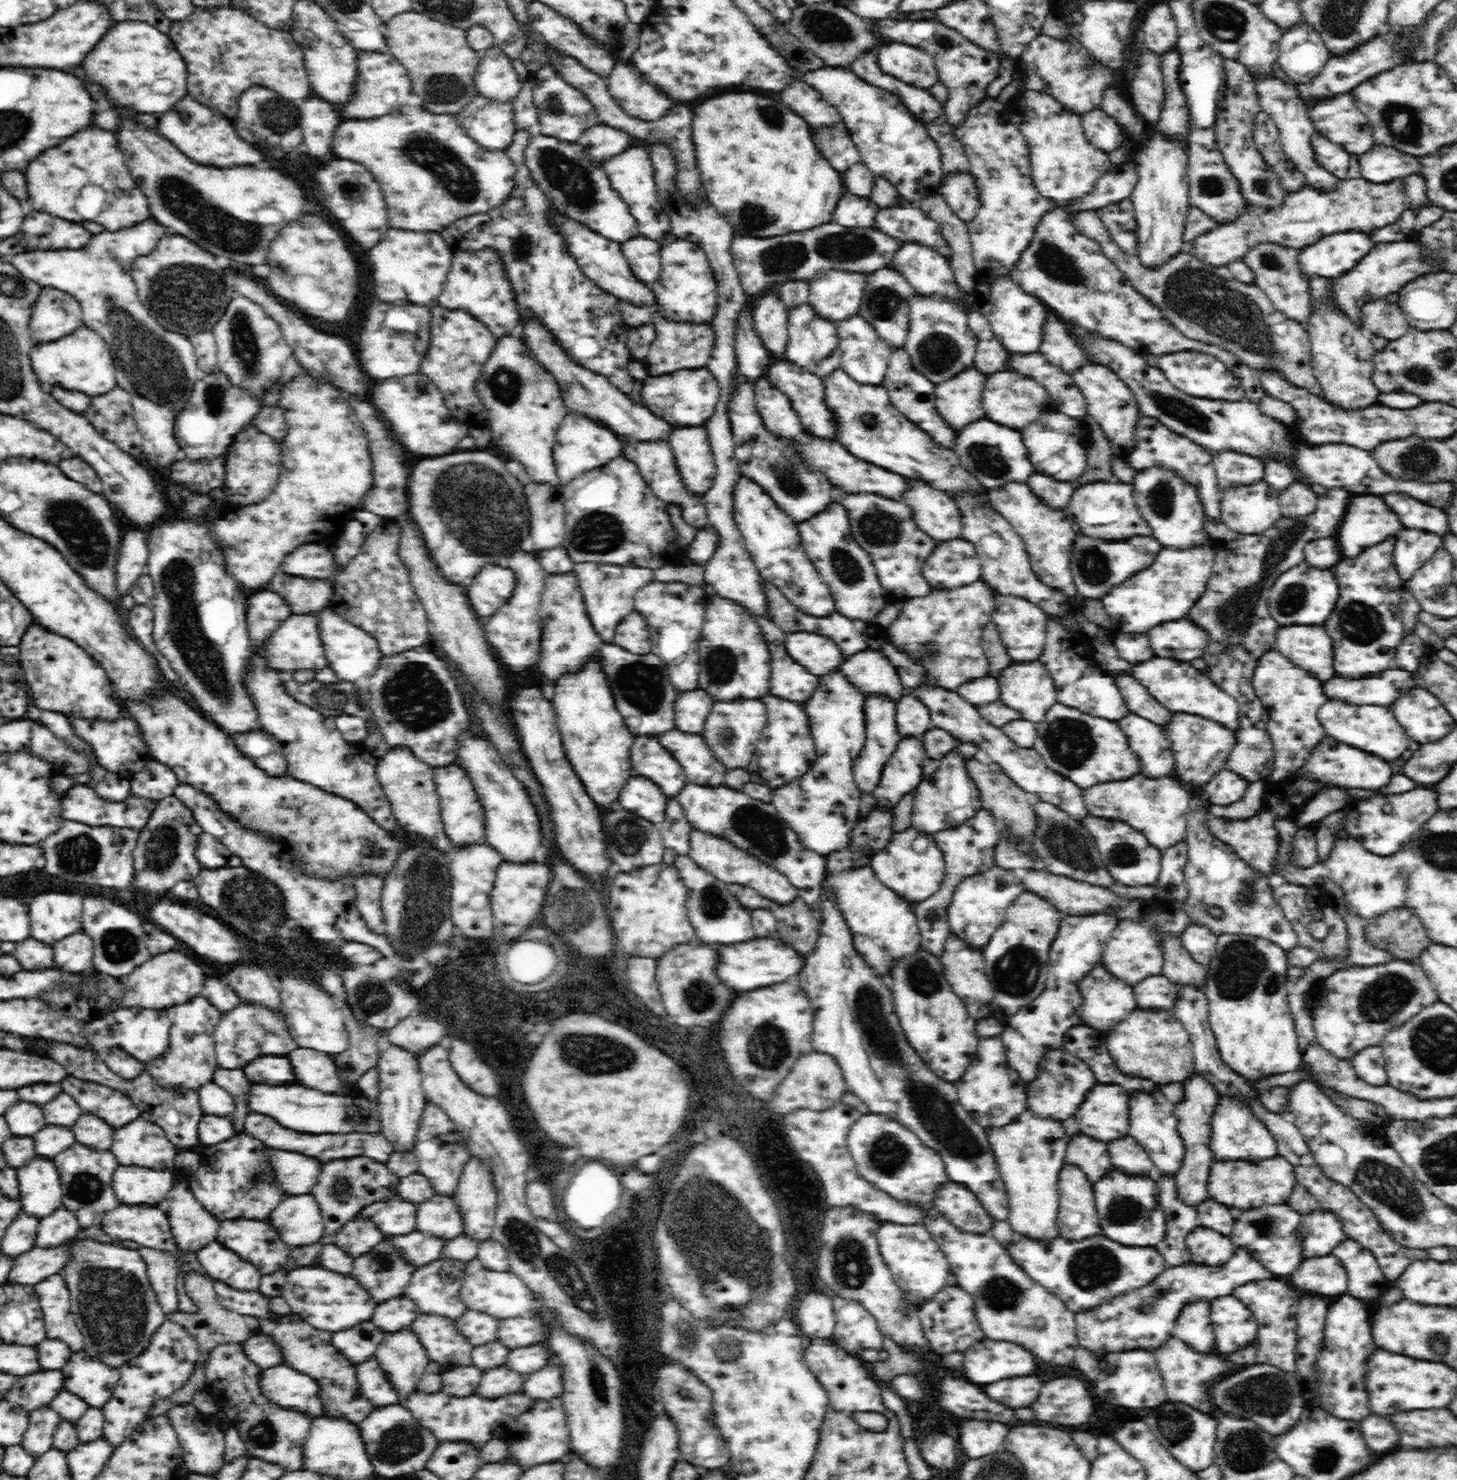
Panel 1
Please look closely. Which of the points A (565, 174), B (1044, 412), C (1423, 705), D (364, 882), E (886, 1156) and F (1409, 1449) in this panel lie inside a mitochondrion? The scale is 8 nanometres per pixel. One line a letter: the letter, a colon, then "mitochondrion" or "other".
A: mitochondrion
B: other
C: other
D: other
E: mitochondrion
F: other

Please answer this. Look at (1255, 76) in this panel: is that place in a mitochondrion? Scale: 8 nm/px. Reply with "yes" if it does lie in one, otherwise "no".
no

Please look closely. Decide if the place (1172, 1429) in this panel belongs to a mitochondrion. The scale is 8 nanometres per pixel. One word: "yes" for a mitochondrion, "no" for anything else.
yes

